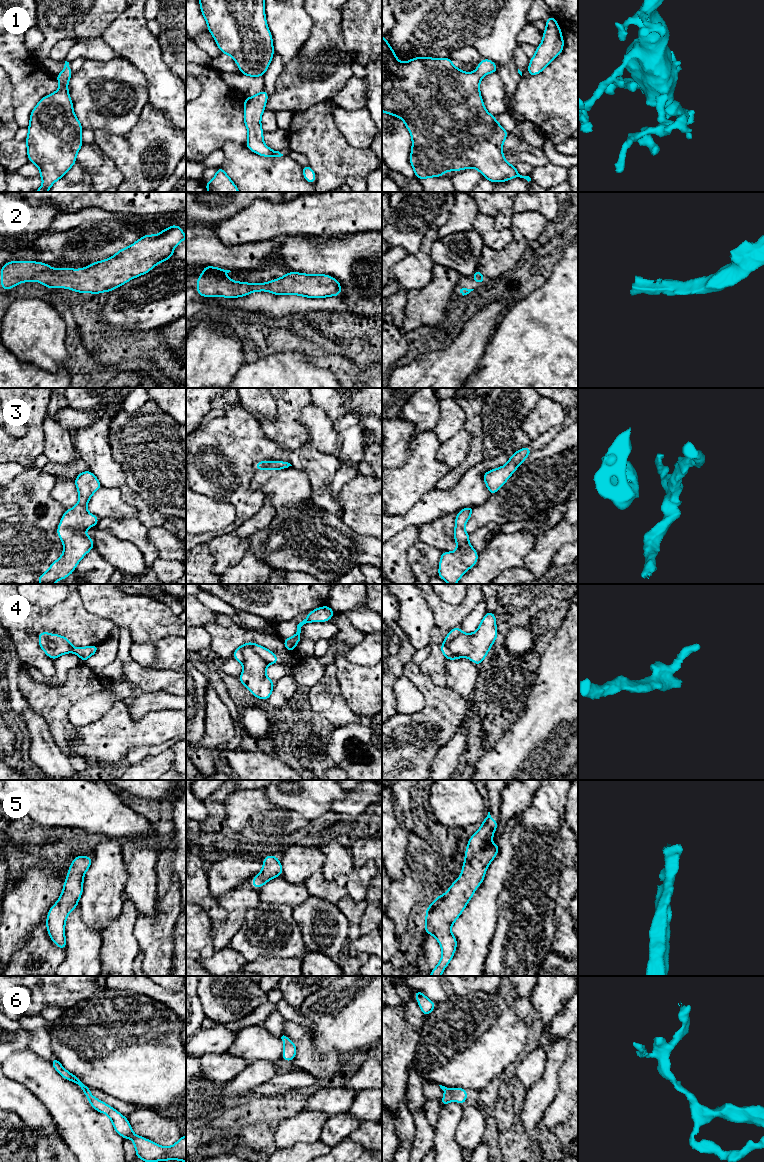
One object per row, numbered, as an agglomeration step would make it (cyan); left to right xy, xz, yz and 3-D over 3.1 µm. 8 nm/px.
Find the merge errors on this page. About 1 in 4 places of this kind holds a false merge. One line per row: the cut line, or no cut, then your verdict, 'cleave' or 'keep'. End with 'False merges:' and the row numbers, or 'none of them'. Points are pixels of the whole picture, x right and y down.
1: cut none; keep
2: cut none; keep
3: cut none; keep
4: cut xz (243, 649), (252, 649), (268, 663); cleave
5: cut none; keep
6: cut none; keep
False merges: 4

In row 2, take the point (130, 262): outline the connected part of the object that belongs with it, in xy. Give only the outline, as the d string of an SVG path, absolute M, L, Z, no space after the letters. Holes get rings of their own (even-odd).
M171 225L154 236L146 234L114 256L82 269L55 270L42 262L11 261L1 267L1 287L10 290L16 284L37 281L52 290L58 284L78 293L110 292L171 258L174 248L185 239L181 227Z

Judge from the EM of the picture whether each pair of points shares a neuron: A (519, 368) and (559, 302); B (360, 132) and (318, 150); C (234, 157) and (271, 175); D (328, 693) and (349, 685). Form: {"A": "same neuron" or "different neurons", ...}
{"A": "same neuron", "B": "different neurons", "C": "same neuron", "D": "different neurons"}

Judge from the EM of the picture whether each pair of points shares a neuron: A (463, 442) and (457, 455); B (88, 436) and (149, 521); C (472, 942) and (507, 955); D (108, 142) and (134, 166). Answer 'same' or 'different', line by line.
A: same
B: same
C: different
D: same

